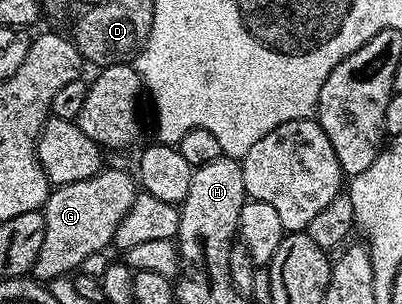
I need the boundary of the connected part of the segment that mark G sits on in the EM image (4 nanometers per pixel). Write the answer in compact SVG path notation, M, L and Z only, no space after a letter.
M102 167L99 174L83 178L79 182L56 185L45 200L46 232L43 234L43 250L31 273L32 279L48 282L80 269L88 255L102 252L114 241L119 222L131 210L139 195L139 184L132 171Z

